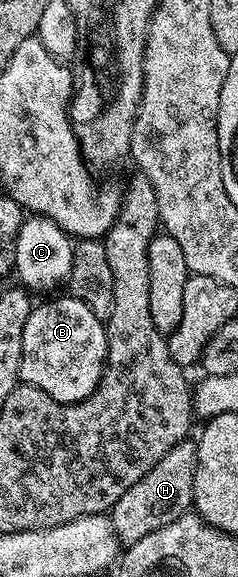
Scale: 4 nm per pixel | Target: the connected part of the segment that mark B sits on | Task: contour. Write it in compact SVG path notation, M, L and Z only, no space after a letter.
M69 294L57 296L43 299L43 304L35 303L28 322L24 322L20 380L44 390L56 402L75 404L93 394L102 380L106 368L106 326L84 301Z

